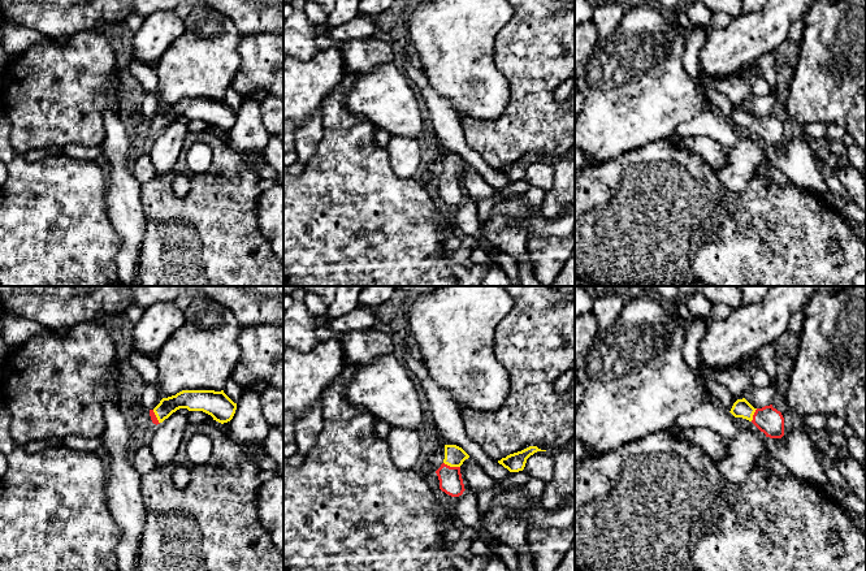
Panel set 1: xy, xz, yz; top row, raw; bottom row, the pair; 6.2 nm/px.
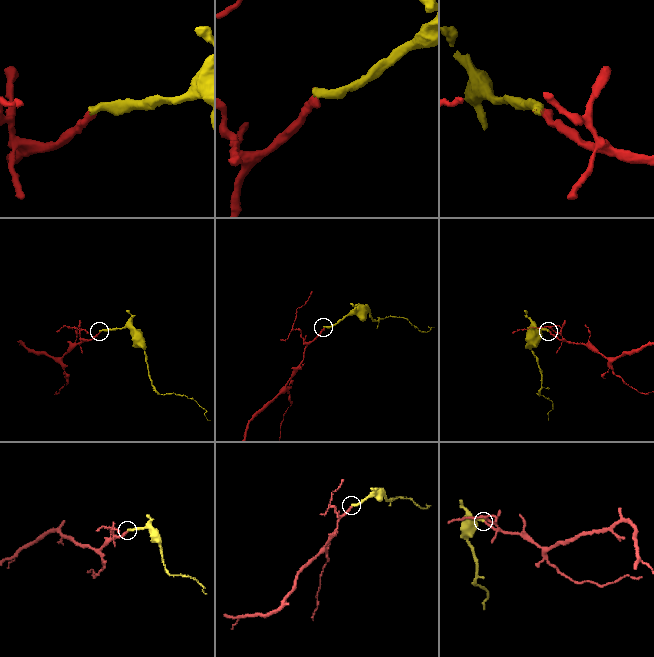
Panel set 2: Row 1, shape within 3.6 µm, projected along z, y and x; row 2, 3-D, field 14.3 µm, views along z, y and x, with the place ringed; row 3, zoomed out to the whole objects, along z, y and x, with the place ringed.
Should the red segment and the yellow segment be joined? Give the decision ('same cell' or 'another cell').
same cell

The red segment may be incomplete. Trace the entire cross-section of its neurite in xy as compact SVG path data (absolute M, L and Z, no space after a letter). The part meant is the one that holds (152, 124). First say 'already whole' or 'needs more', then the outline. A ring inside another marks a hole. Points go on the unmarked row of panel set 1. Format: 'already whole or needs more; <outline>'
needs more; M182 99L176 104L163 107L153 118L150 118L150 125L152 131L157 134L179 117L203 120L224 133L233 127L237 112L224 99Z

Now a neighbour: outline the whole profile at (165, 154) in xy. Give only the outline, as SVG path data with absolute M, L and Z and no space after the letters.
M179 117L157 133L156 142L150 153L156 177L165 177L177 168L183 155L183 140L189 133L189 121L187 117Z

